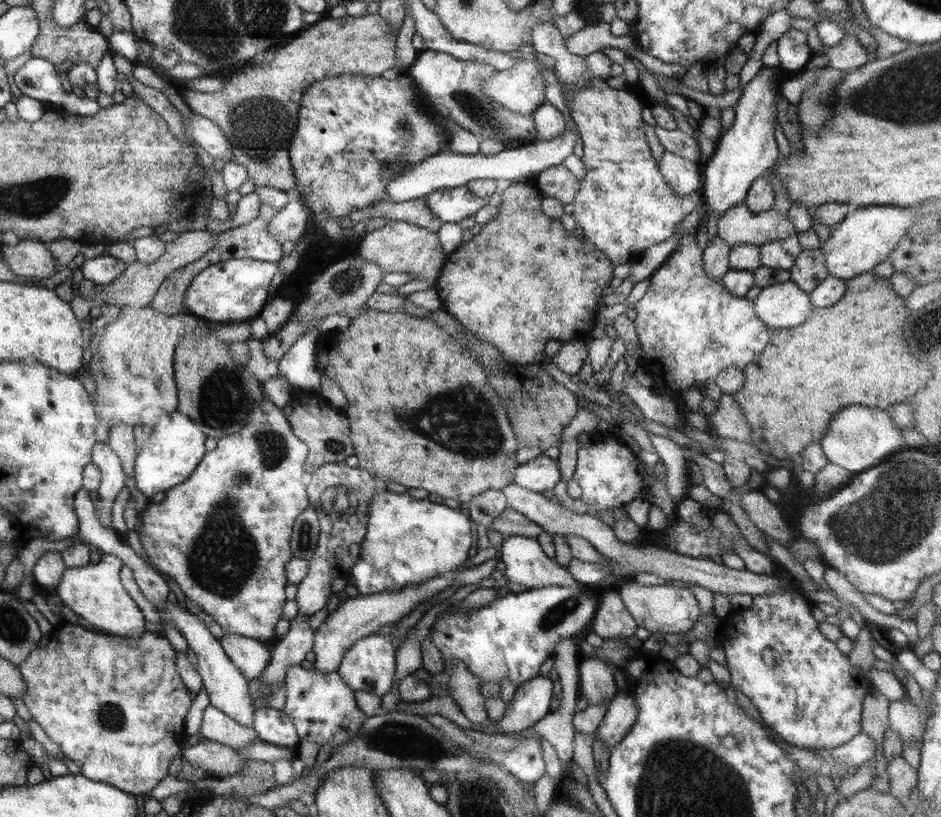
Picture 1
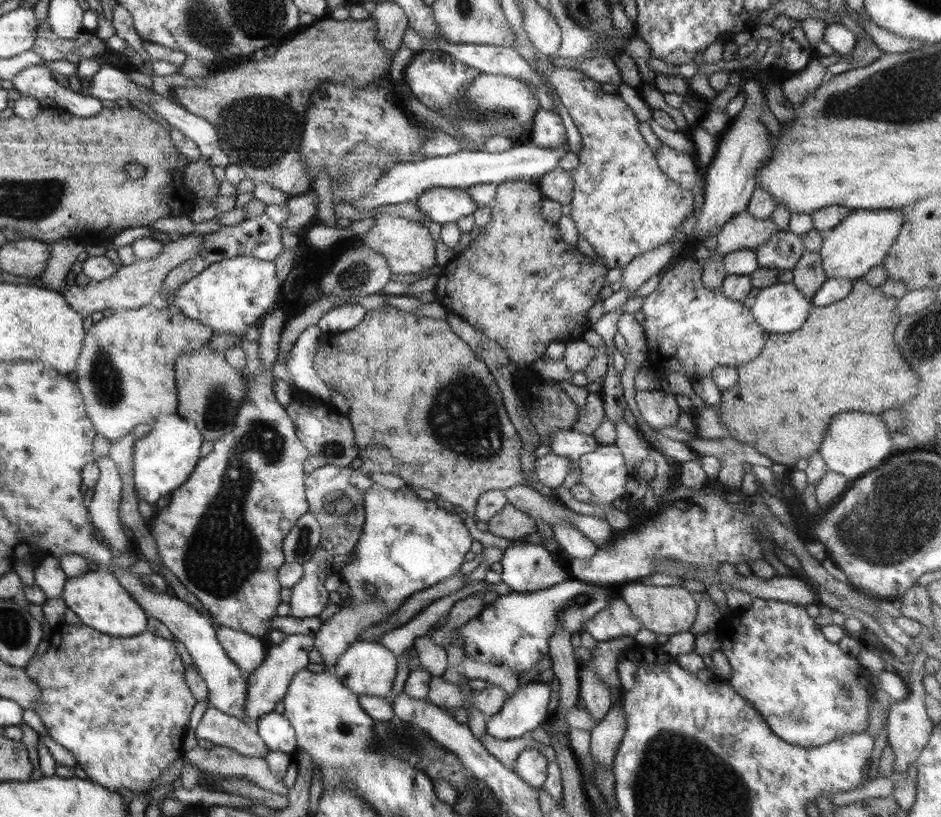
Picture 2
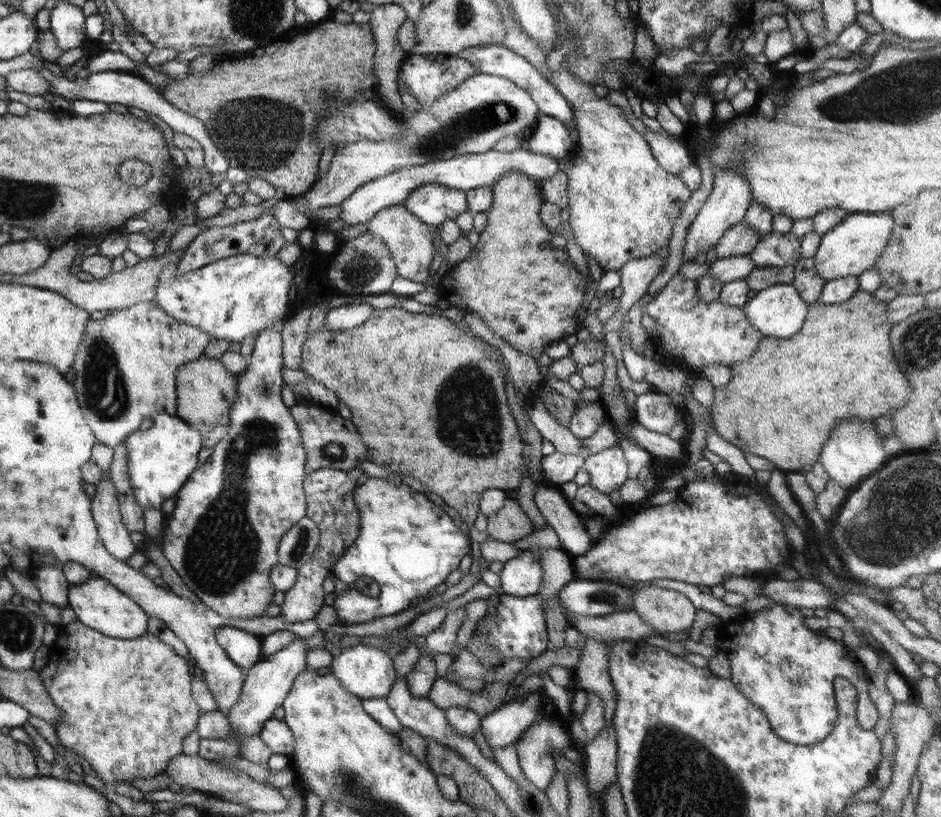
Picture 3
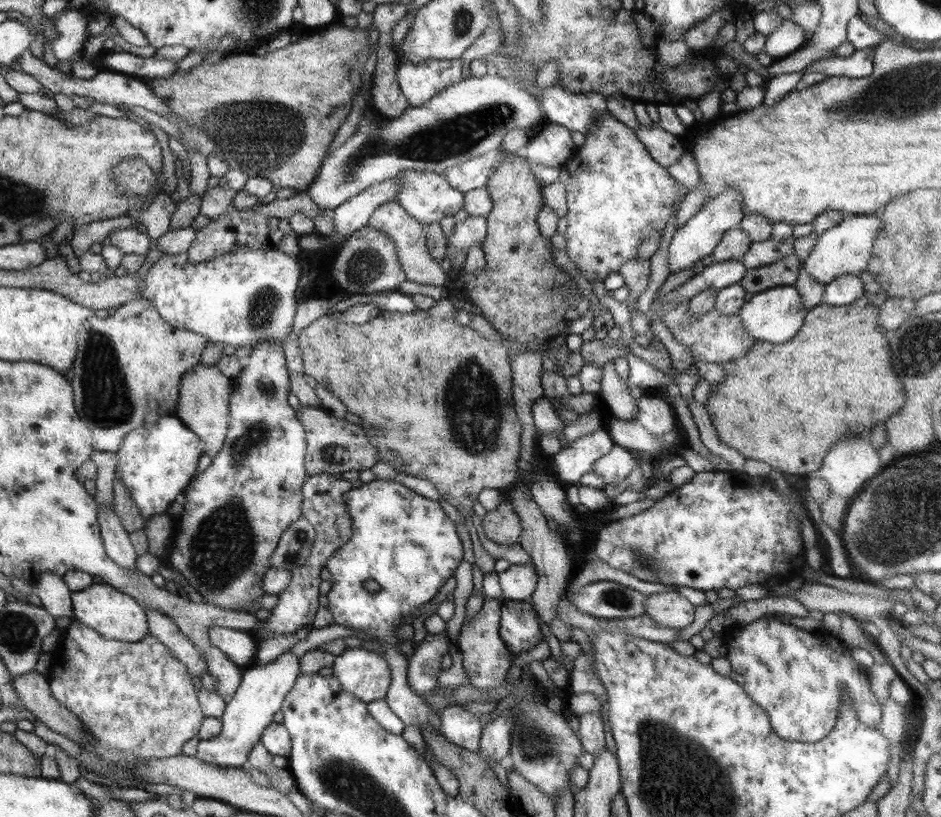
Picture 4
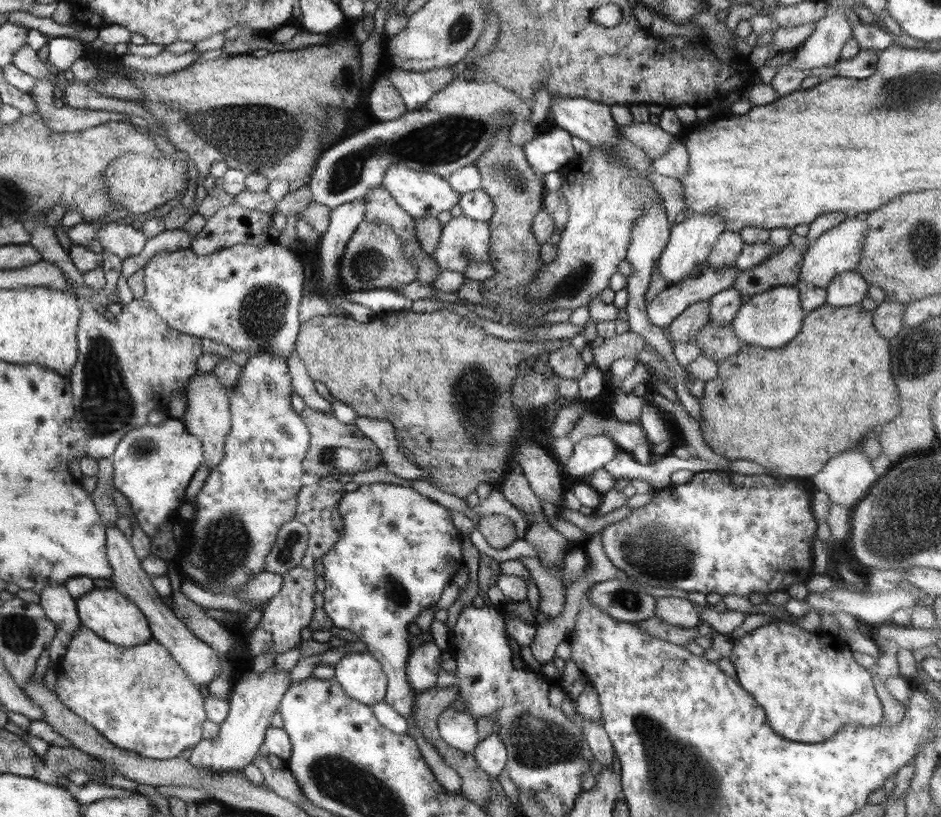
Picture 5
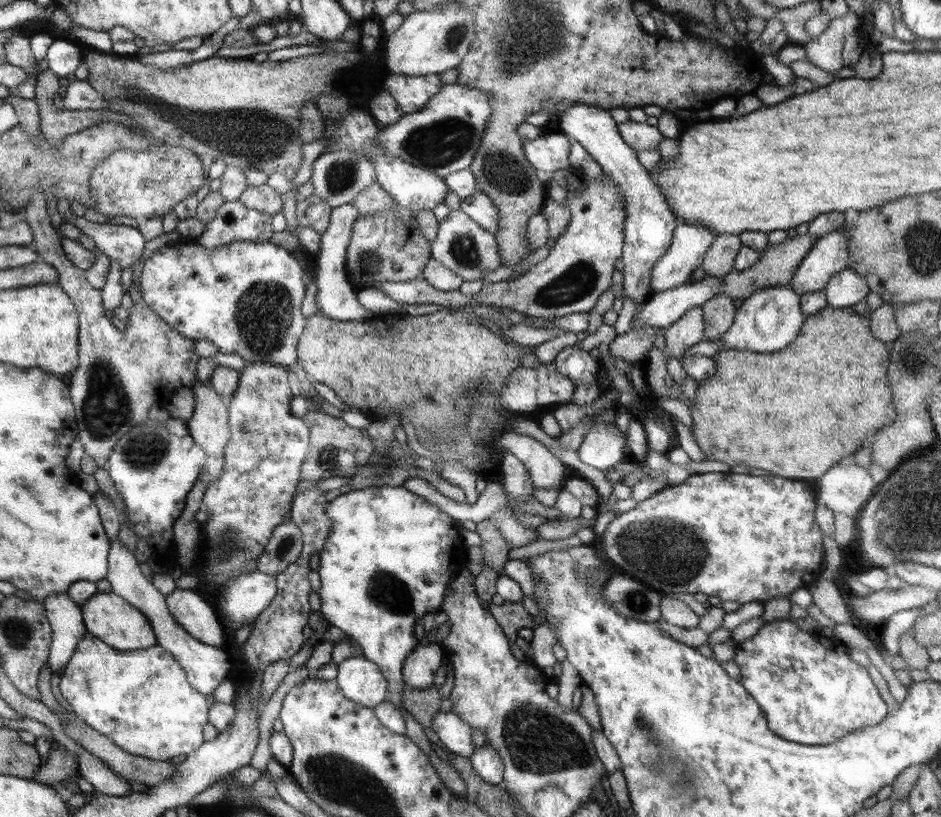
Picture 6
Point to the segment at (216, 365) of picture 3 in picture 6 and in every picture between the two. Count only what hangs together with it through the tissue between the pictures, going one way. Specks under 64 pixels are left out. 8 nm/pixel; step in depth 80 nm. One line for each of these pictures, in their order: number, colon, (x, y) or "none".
4: (205, 392)
5: (207, 415)
6: (209, 424)

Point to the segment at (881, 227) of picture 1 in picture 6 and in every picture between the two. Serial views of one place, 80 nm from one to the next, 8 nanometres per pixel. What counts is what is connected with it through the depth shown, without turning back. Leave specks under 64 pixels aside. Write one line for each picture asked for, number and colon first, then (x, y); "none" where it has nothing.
2: (861, 241)
3: (855, 245)
4: (845, 249)
5: (838, 250)
6: (828, 255)

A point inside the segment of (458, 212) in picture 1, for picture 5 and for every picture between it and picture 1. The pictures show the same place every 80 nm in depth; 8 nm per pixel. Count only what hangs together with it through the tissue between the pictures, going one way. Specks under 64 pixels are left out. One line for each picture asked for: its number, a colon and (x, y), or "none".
2: (444, 205)
3: (433, 203)
4: (427, 196)
5: (421, 194)

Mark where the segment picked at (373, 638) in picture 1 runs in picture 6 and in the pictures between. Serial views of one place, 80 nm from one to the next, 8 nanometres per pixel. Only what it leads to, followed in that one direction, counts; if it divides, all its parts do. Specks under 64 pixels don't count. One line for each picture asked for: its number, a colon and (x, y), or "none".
2: (367, 667)
3: (366, 672)
4: (365, 674)
5: (363, 678)
6: (360, 679)

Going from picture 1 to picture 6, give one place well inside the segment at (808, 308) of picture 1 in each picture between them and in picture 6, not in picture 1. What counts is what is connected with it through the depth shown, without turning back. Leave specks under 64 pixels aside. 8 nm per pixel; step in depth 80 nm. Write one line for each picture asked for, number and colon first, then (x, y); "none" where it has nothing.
2: (781, 308)
3: (778, 311)
4: (775, 315)
5: (772, 319)
6: (768, 321)

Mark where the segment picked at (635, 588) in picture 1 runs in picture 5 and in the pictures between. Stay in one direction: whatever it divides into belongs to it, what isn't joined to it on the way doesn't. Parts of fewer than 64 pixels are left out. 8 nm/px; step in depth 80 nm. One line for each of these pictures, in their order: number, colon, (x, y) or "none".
2: (669, 610)
3: (667, 611)
4: (670, 608)
5: (678, 612)

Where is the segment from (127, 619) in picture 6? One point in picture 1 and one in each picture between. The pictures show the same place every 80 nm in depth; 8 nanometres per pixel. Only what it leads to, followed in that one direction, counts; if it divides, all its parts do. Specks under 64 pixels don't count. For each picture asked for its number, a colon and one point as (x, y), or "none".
1: (94, 591)
2: (101, 601)
3: (97, 602)
4: (117, 616)
5: (108, 612)

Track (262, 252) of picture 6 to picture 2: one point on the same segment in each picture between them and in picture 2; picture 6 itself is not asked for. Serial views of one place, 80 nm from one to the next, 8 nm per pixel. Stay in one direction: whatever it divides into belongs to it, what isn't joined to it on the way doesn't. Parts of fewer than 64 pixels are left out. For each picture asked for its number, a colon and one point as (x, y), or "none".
2: (230, 296)
3: (239, 296)
4: (244, 297)
5: (245, 297)

